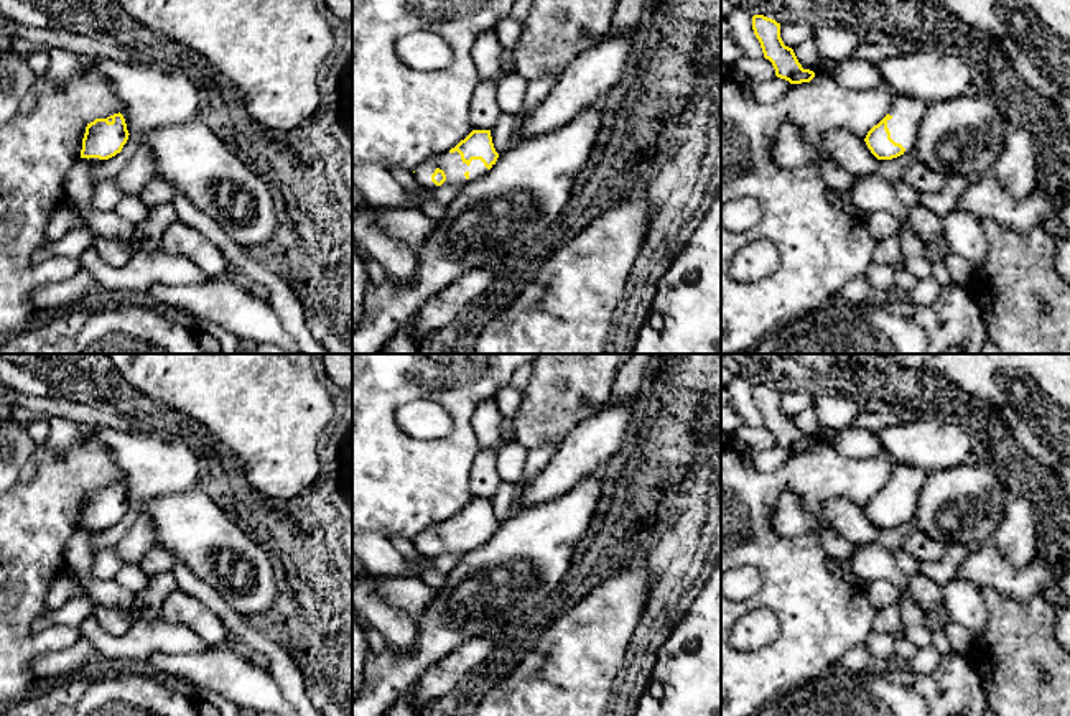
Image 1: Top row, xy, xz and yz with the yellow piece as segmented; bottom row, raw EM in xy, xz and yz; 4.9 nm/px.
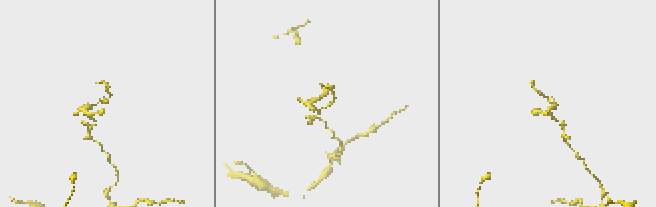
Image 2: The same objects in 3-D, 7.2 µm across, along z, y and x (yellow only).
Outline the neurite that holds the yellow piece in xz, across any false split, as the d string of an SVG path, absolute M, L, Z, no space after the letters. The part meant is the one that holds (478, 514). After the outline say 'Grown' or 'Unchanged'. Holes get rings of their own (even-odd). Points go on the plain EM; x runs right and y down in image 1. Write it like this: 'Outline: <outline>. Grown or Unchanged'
Outline: M472 499L449 520L440 522L420 532L415 538L416 553L435 558L441 553L464 555L482 546L497 530L491 499Z. Grown

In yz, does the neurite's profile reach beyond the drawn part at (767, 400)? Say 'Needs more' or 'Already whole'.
Already whole

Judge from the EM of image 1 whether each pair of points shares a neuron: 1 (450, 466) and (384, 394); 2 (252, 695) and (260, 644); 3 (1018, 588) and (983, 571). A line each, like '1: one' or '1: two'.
1: one
2: two
3: one

